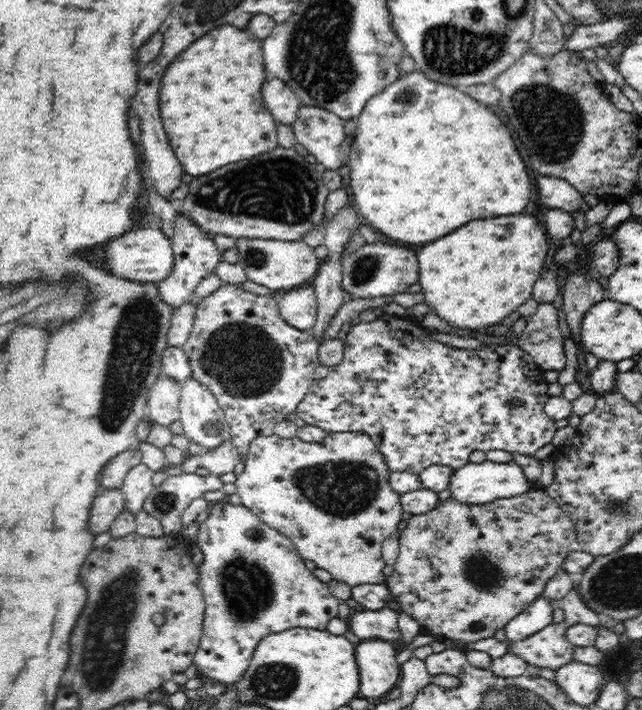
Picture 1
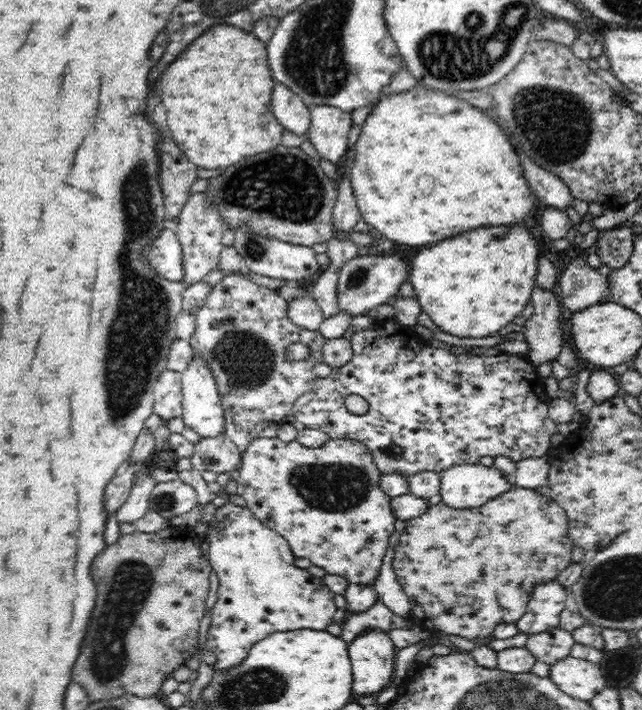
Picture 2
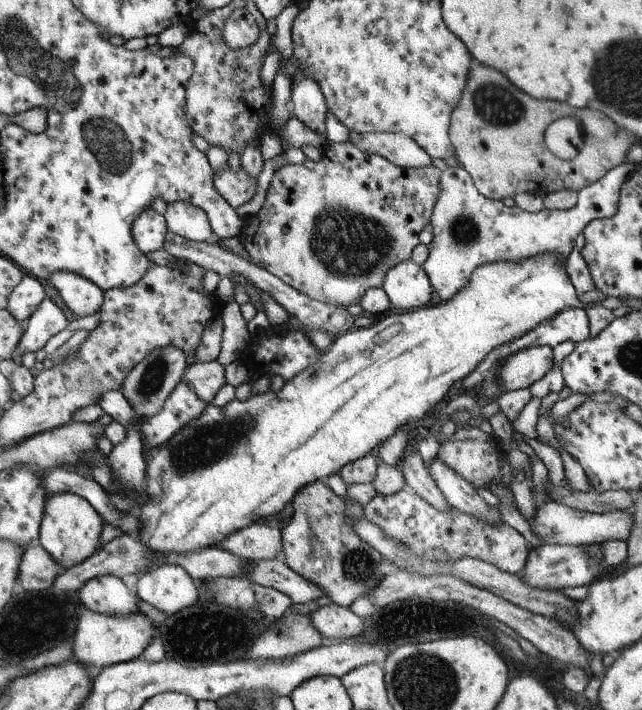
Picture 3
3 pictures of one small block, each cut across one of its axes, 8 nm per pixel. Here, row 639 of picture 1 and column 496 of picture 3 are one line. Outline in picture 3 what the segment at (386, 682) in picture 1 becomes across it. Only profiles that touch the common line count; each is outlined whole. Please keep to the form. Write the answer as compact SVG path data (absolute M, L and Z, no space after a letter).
M531 346L517 350L496 363L492 379L501 386L501 392L523 390L551 370L551 347Z

